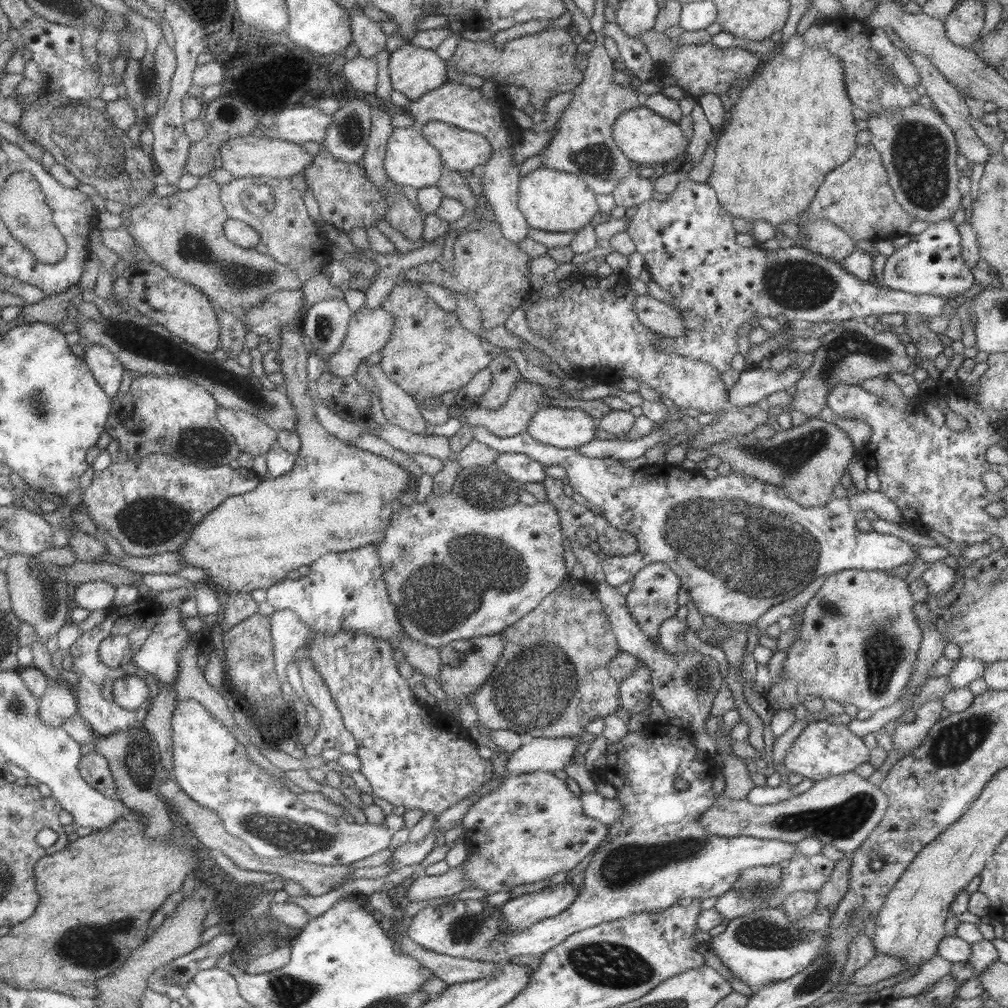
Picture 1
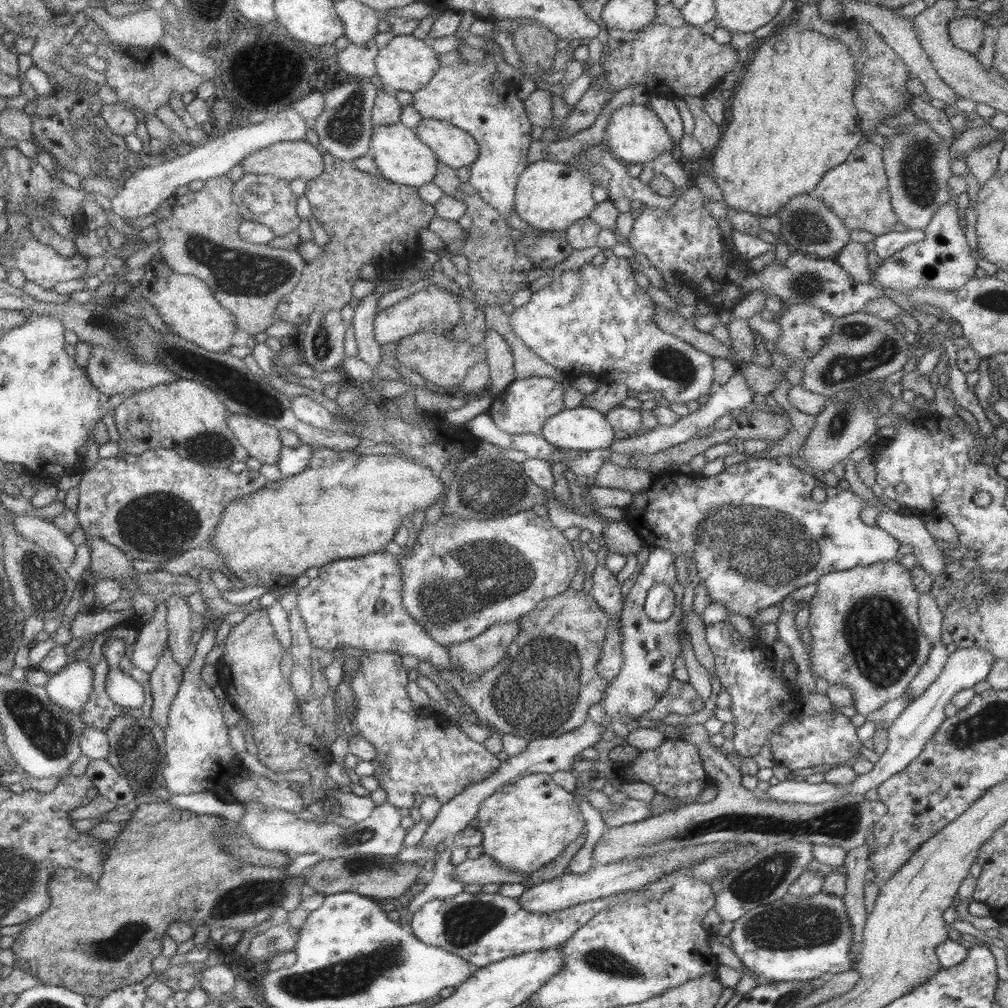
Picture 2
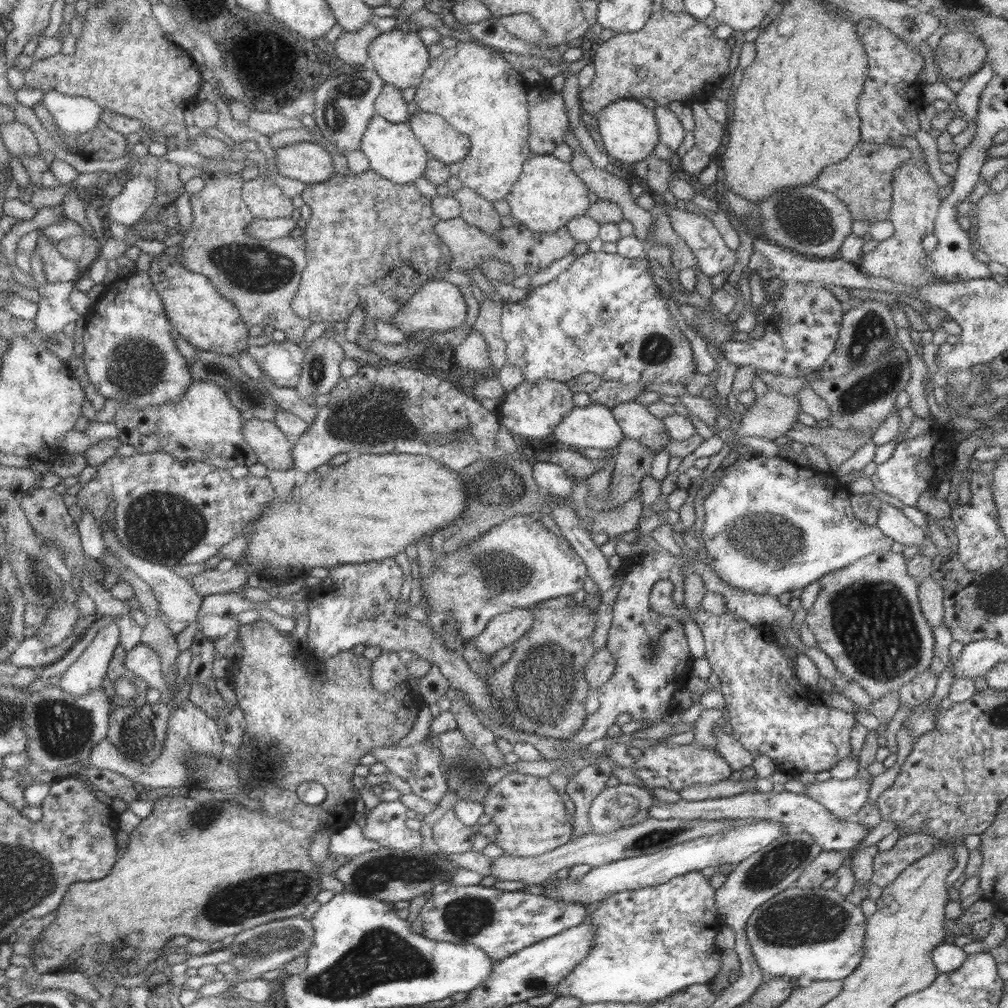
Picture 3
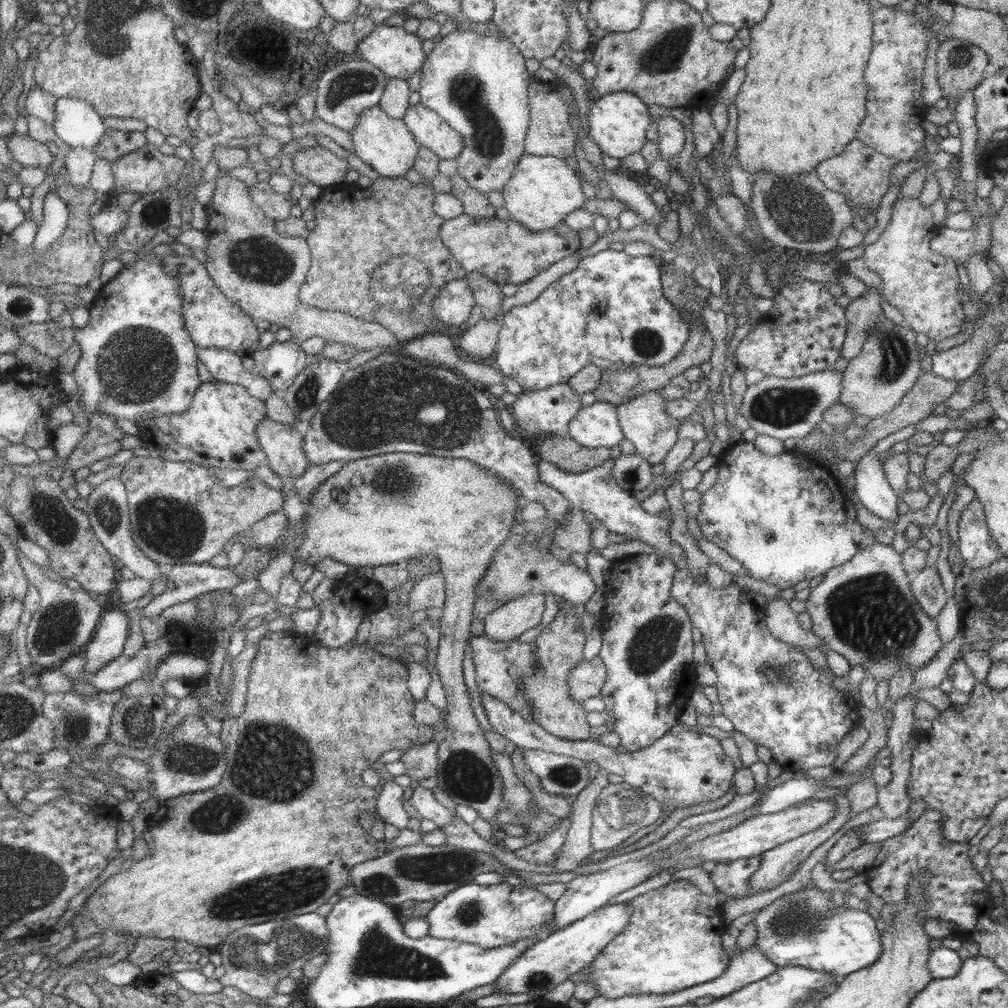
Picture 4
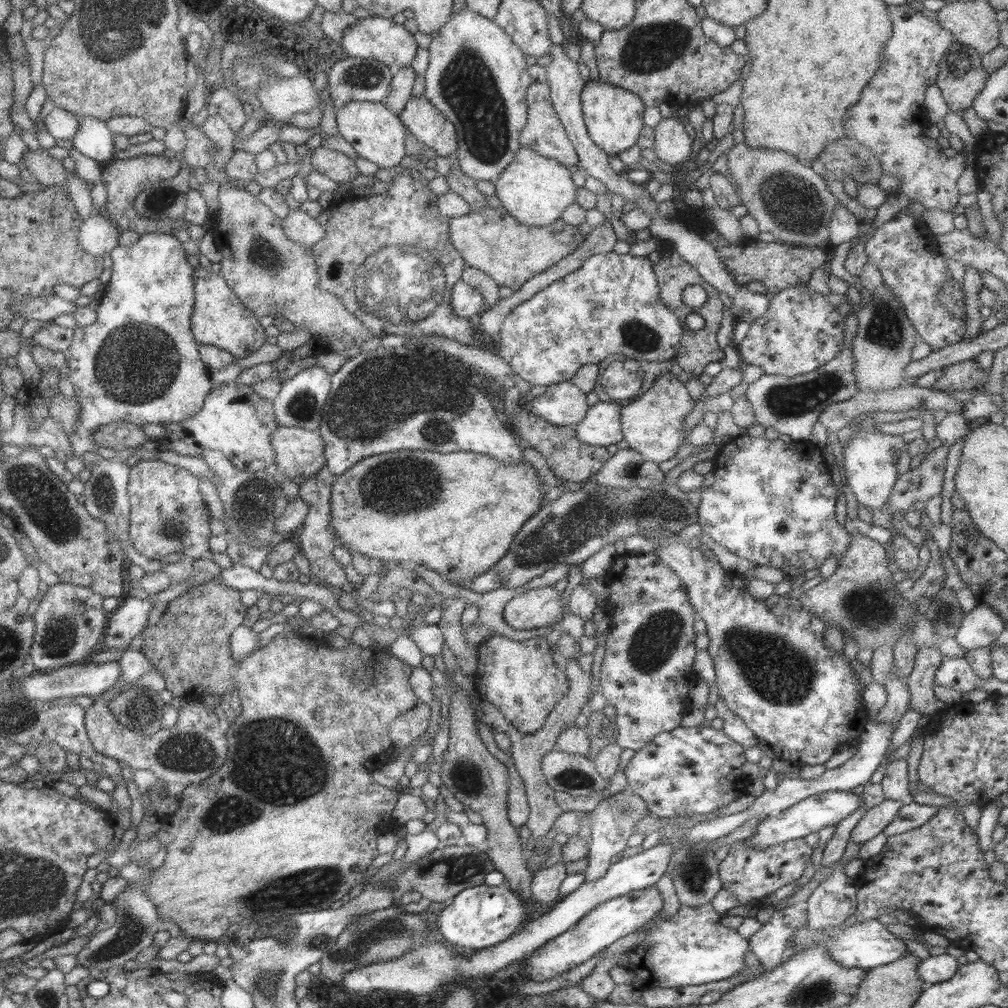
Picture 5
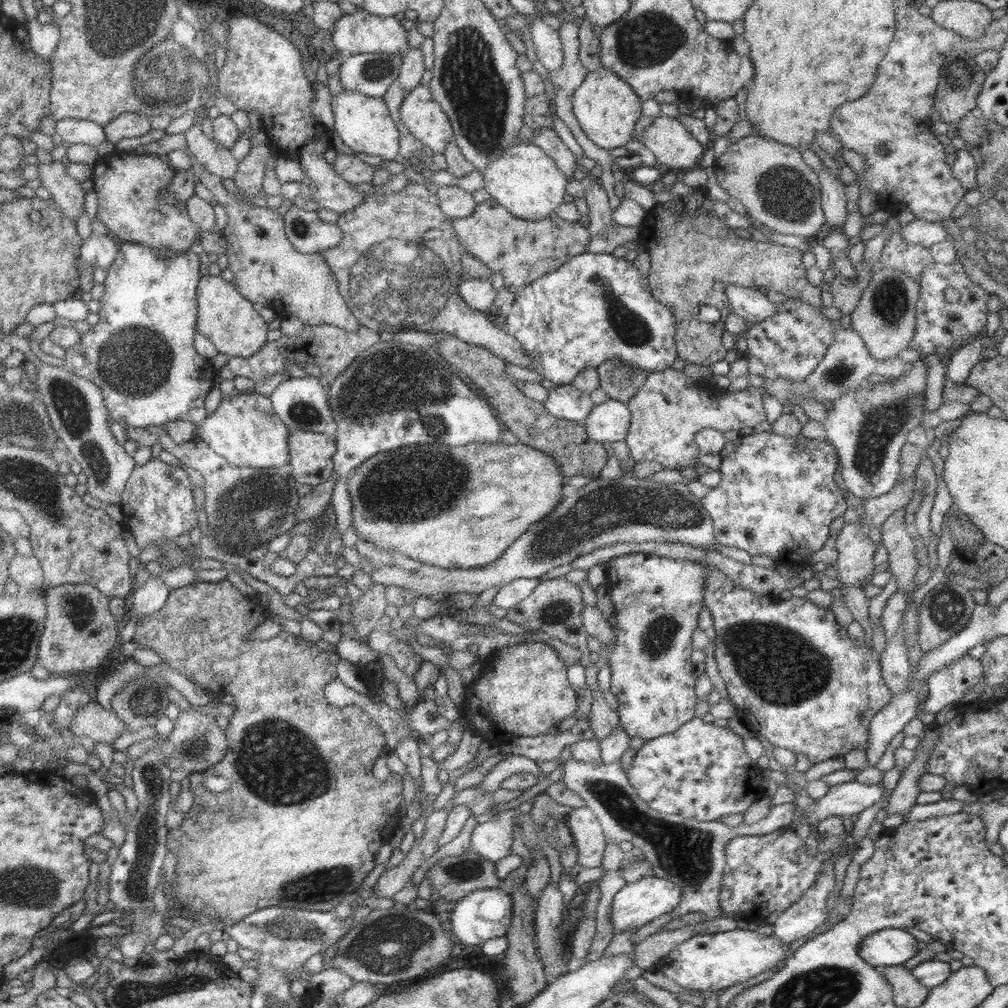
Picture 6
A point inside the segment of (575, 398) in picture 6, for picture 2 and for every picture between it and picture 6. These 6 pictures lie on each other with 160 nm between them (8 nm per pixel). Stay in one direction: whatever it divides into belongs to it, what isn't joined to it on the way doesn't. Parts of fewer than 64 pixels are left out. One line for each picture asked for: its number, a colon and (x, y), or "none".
2: (523, 407)
3: (529, 411)
4: (548, 411)
5: (562, 404)

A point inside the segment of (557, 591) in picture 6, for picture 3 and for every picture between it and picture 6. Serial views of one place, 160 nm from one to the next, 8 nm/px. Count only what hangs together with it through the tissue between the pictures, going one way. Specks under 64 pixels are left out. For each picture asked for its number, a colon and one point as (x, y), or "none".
3: (503, 629)
4: (507, 622)
5: (533, 608)

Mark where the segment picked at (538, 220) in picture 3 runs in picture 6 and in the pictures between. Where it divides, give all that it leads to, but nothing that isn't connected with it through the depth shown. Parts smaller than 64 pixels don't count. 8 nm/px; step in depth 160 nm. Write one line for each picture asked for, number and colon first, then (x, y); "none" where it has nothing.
4: (542, 190)
5: (533, 189)
6: (524, 180)

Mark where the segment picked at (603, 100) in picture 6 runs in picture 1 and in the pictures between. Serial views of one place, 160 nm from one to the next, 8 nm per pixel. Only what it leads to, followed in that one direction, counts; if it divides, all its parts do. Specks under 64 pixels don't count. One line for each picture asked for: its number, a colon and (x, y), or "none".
1: (645, 138)
2: (635, 135)
3: (627, 130)
4: (617, 122)
5: (612, 116)

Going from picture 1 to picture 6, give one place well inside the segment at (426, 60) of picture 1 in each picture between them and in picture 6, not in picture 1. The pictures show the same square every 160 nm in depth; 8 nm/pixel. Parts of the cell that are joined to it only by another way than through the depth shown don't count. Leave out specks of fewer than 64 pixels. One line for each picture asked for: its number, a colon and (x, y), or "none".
2: (406, 63)
3: (399, 58)
4: (397, 54)
5: (375, 37)
6: (359, 32)

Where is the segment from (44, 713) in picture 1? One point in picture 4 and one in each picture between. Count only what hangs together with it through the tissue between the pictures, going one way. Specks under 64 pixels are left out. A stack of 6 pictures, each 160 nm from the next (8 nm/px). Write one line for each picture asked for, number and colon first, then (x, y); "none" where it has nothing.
2: (69, 688)
3: (86, 673)
4: (106, 643)

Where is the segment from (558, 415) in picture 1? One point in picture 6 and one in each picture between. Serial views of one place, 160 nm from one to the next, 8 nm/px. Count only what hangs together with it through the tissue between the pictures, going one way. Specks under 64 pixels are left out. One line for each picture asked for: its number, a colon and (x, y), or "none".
2: (581, 428)
3: (593, 426)
4: (596, 425)
5: (601, 425)
6: (607, 422)

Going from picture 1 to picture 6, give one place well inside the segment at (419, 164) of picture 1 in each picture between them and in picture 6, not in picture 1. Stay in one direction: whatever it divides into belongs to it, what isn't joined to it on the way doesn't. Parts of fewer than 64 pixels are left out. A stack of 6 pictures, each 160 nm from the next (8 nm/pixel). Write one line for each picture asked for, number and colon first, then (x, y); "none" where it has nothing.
2: (400, 157)
3: (392, 151)
4: (385, 144)
5: (375, 133)
6: (363, 123)

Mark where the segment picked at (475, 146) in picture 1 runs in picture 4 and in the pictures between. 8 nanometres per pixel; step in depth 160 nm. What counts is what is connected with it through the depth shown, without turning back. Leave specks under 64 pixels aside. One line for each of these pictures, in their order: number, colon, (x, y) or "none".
2: (453, 147)
3: (441, 141)
4: (429, 130)

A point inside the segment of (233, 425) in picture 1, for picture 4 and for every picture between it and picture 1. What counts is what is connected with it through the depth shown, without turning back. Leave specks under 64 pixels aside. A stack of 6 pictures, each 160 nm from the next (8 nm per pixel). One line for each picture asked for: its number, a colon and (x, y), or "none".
2: (261, 441)
3: (273, 449)
4: (282, 444)

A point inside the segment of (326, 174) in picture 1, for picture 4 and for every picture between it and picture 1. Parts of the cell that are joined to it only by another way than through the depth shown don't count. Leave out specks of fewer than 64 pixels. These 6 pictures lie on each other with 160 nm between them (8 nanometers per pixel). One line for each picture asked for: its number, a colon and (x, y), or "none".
2: (369, 220)
3: (362, 227)
4: (356, 228)

